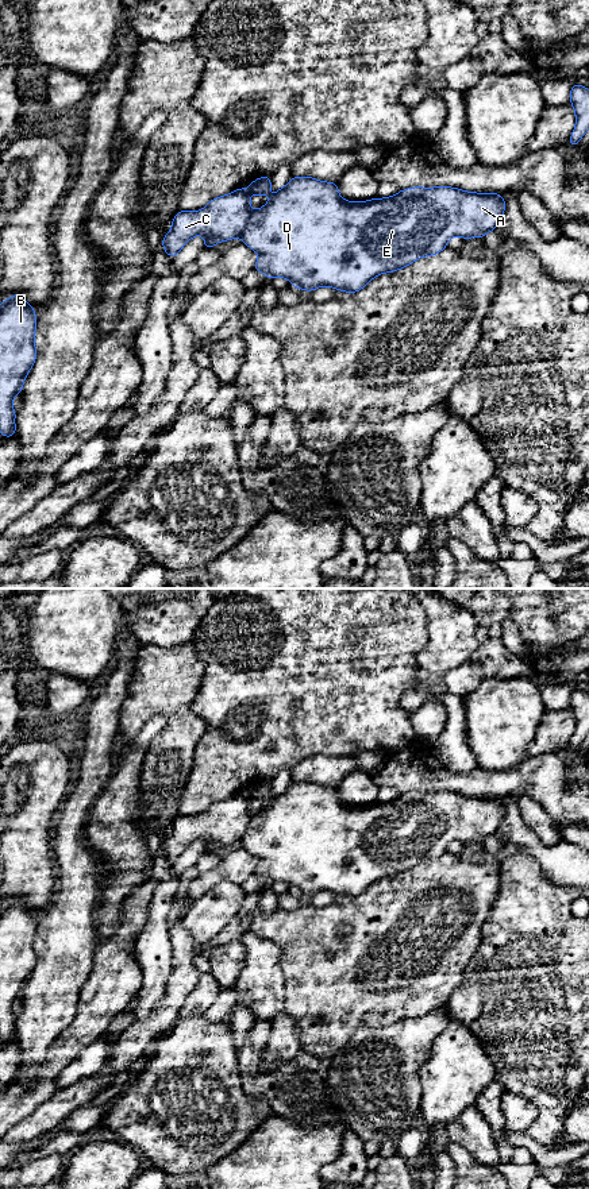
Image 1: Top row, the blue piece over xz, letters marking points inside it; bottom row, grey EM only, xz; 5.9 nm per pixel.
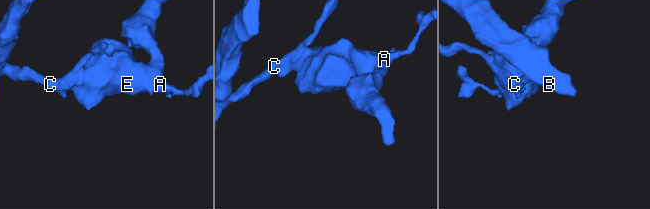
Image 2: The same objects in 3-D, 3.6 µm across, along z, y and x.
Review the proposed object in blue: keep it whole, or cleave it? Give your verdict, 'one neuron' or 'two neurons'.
two neurons

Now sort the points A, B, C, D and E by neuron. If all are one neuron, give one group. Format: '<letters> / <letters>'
A D E / B C

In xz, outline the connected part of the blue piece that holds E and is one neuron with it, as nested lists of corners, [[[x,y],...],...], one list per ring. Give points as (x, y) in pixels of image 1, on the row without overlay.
[[[293,781],[266,810],[251,818],[240,844],[258,857],[254,875],[263,877],[267,885],[282,881],[308,896],[331,891],[357,897],[382,877],[439,858],[453,841],[485,841],[496,834],[504,815],[505,804],[498,798],[416,791],[386,803],[350,807],[339,800],[336,787]]]

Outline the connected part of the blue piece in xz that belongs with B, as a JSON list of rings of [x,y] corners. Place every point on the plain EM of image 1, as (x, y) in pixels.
[[[20,899],[0,907],[0,1038],[16,1039],[12,1004],[22,997],[35,964],[35,914]]]

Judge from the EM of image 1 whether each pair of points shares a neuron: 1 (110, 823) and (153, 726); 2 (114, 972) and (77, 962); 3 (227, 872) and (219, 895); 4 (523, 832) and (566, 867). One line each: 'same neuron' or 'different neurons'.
1: same neuron
2: different neurons
3: different neurons
4: same neuron

